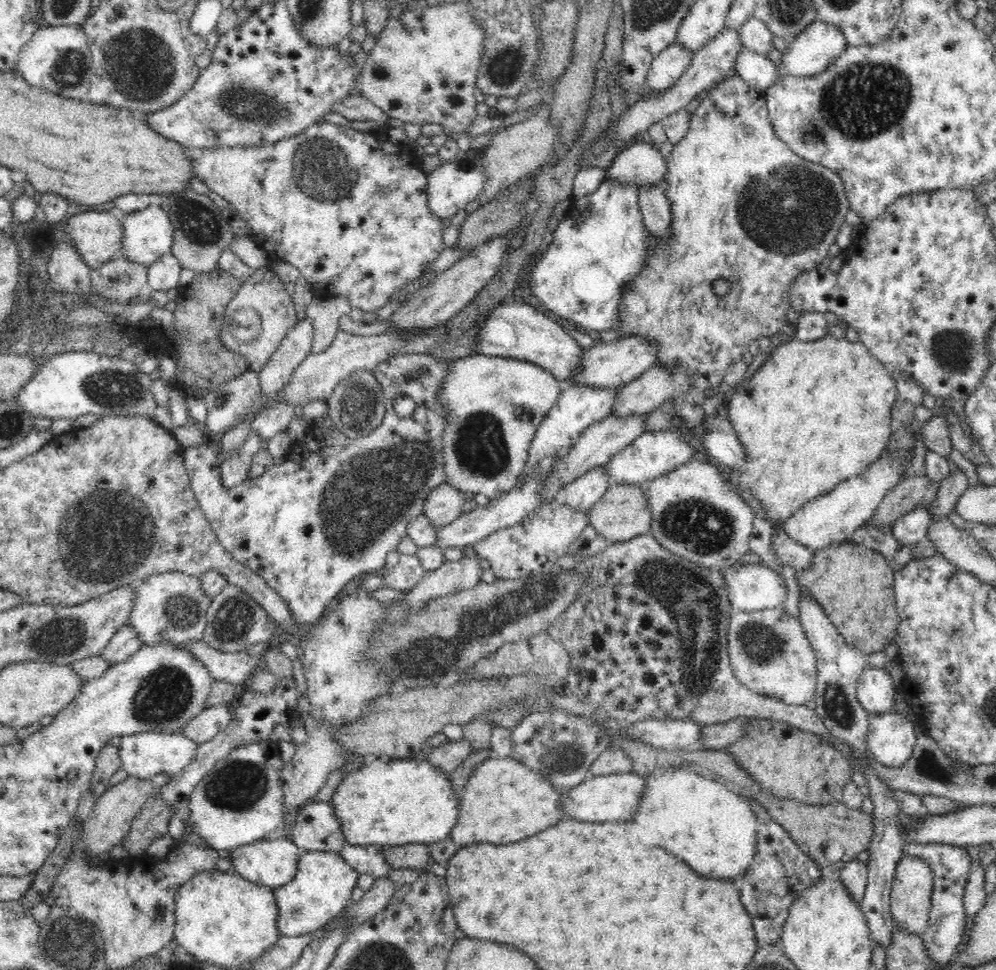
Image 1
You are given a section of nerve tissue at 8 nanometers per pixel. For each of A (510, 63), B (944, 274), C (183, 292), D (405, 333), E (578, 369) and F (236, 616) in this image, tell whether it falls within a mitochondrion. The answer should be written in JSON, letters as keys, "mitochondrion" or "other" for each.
{"A":"mitochondrion","B":"other","C":"other","D":"other","E":"other","F":"mitochondrion"}

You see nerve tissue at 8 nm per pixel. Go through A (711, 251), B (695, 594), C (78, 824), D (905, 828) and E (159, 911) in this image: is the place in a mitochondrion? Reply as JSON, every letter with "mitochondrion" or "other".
{"A":"other","B":"mitochondrion","C":"other","D":"other","E":"mitochondrion"}

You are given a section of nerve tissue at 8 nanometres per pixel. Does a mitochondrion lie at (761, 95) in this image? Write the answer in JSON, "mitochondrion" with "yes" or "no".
{"mitochondrion":"no"}

